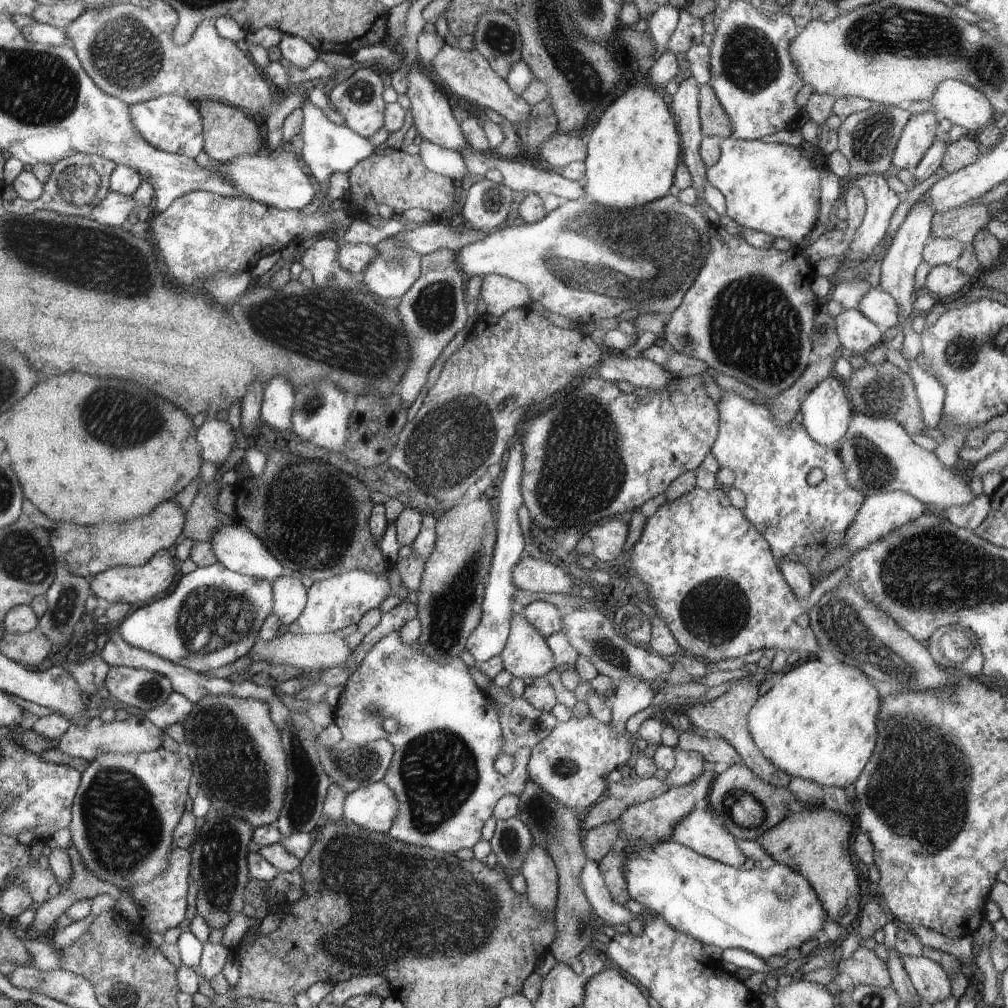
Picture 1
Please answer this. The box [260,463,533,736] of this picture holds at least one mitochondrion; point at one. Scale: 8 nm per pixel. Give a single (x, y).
(449, 605)

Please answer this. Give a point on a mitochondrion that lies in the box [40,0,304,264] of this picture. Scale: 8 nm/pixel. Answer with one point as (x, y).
(125, 52)

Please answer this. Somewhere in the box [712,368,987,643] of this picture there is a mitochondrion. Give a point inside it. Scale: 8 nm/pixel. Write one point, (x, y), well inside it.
(886, 393)

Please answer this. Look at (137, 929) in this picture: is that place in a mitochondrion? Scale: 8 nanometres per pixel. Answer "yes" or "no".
no

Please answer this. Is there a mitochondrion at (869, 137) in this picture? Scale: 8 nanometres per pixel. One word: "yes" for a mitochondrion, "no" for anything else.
yes

